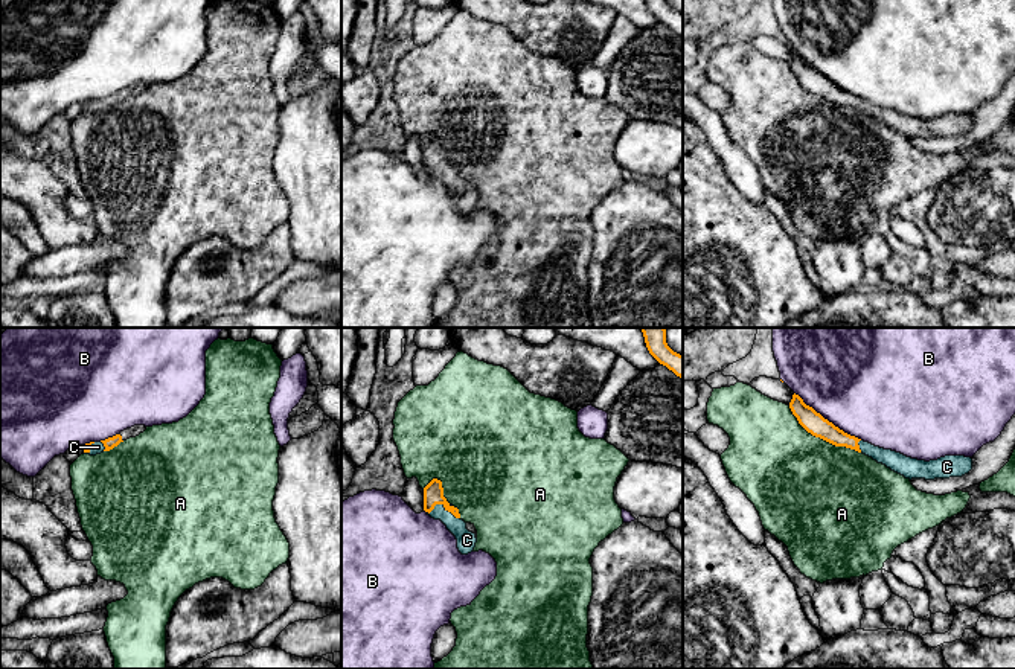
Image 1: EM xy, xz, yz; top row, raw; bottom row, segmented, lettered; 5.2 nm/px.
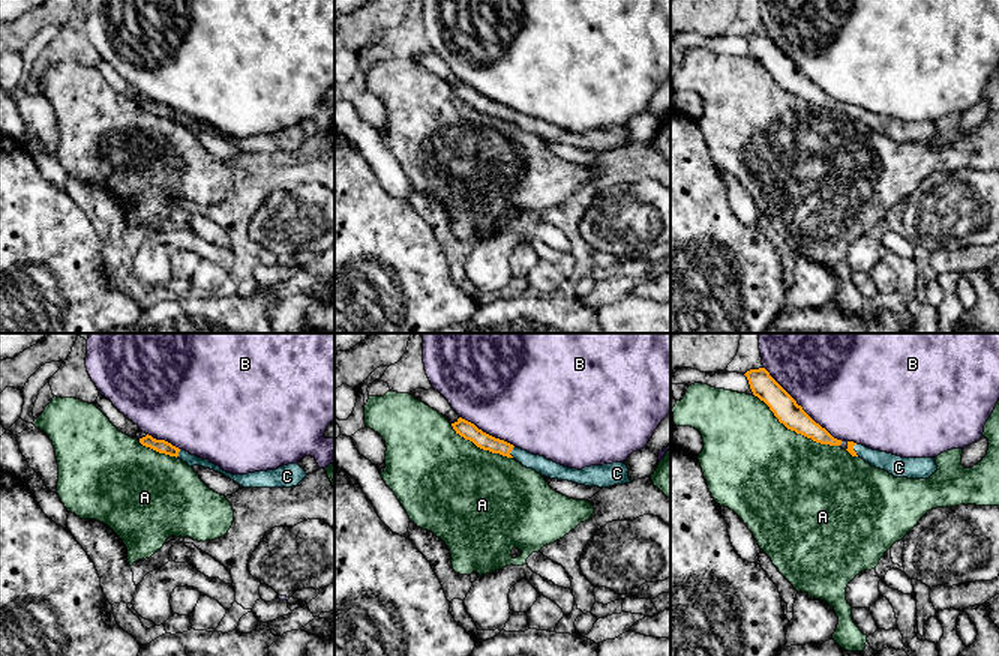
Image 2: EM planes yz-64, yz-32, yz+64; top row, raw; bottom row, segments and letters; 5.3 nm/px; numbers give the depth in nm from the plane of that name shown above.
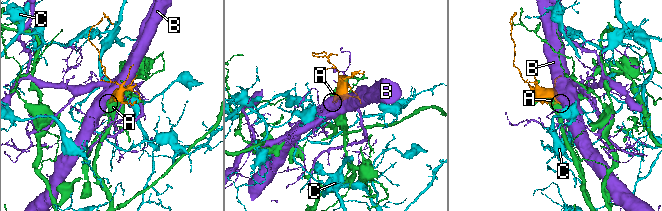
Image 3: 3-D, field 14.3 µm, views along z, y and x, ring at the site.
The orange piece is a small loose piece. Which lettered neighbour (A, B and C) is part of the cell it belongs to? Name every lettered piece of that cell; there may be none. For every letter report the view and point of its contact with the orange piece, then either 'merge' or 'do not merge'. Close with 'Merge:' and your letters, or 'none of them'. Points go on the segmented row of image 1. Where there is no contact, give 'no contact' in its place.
A: yz (822, 438) | do not merge
B: yz (826, 419) | do not merge
C: xz (444, 506) | merge
Merge: C

